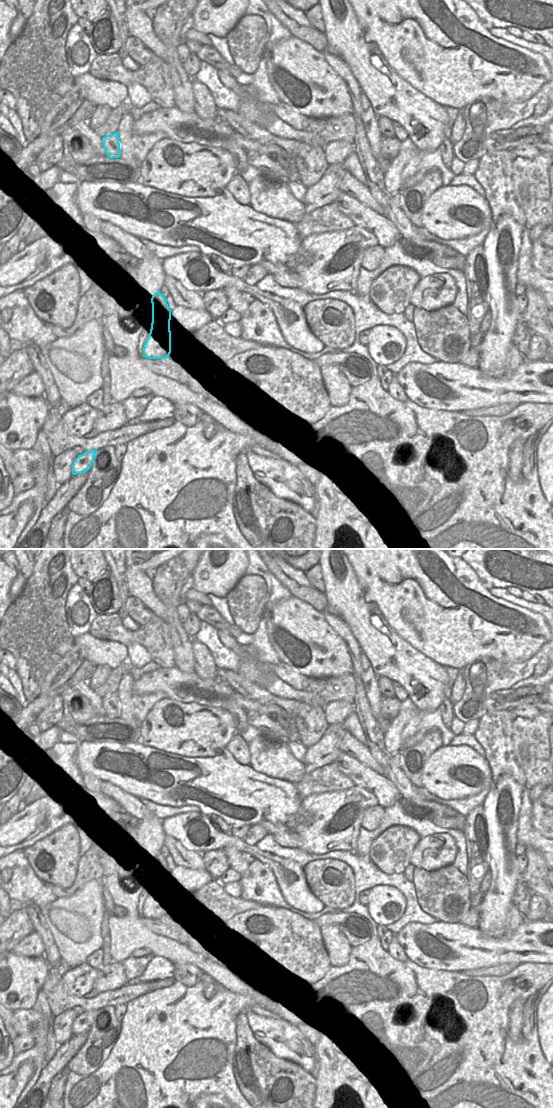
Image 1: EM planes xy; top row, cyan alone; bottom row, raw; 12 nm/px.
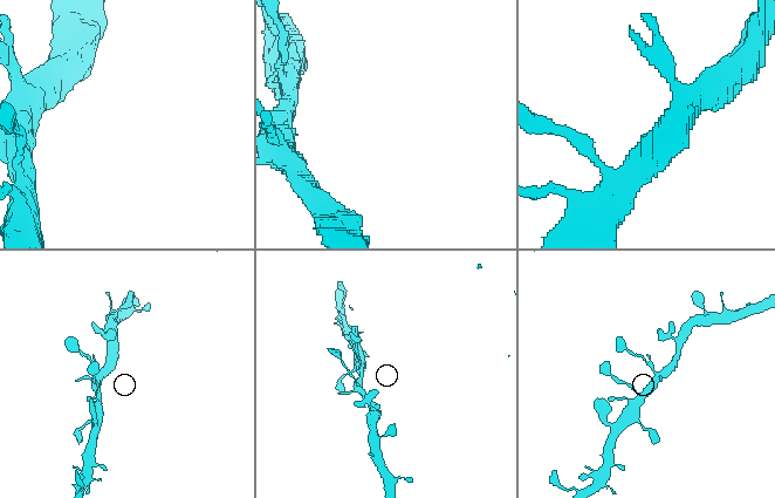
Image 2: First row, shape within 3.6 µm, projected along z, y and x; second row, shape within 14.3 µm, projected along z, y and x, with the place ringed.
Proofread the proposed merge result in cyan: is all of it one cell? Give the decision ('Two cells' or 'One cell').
One cell.

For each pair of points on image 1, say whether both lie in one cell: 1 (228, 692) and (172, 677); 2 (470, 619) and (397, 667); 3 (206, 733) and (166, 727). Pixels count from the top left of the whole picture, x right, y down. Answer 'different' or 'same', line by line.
1: same
2: different
3: same

